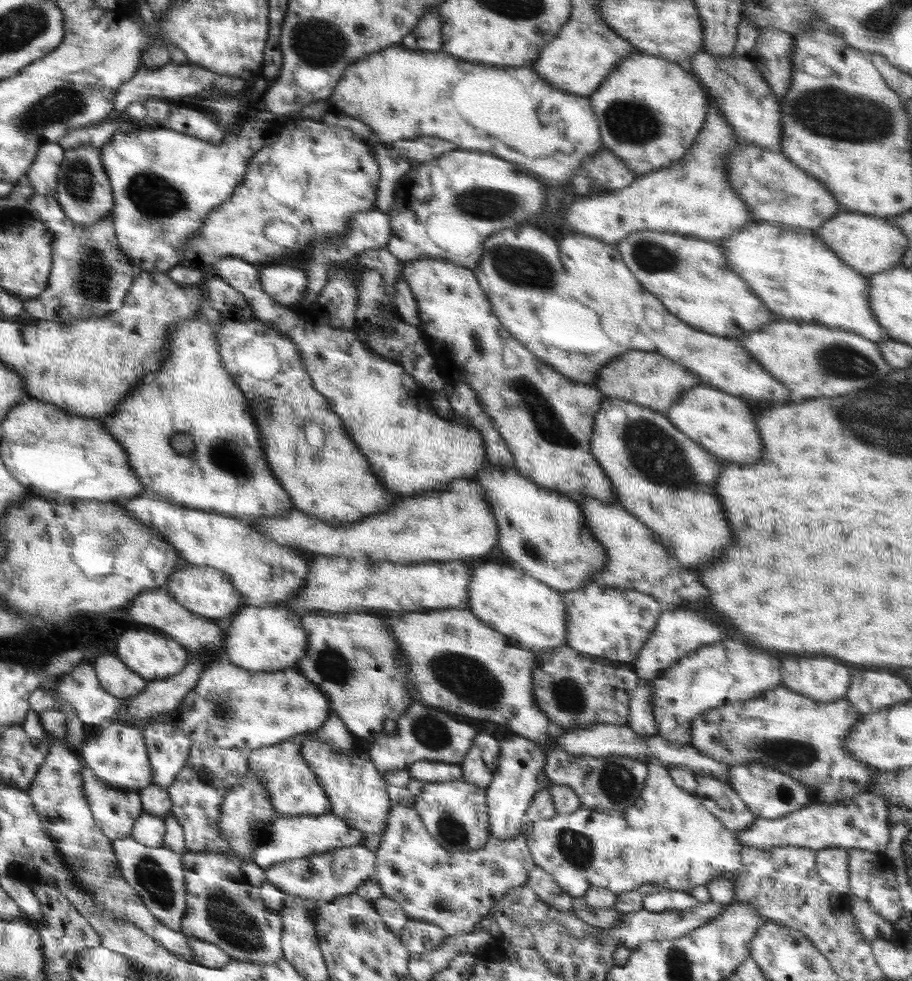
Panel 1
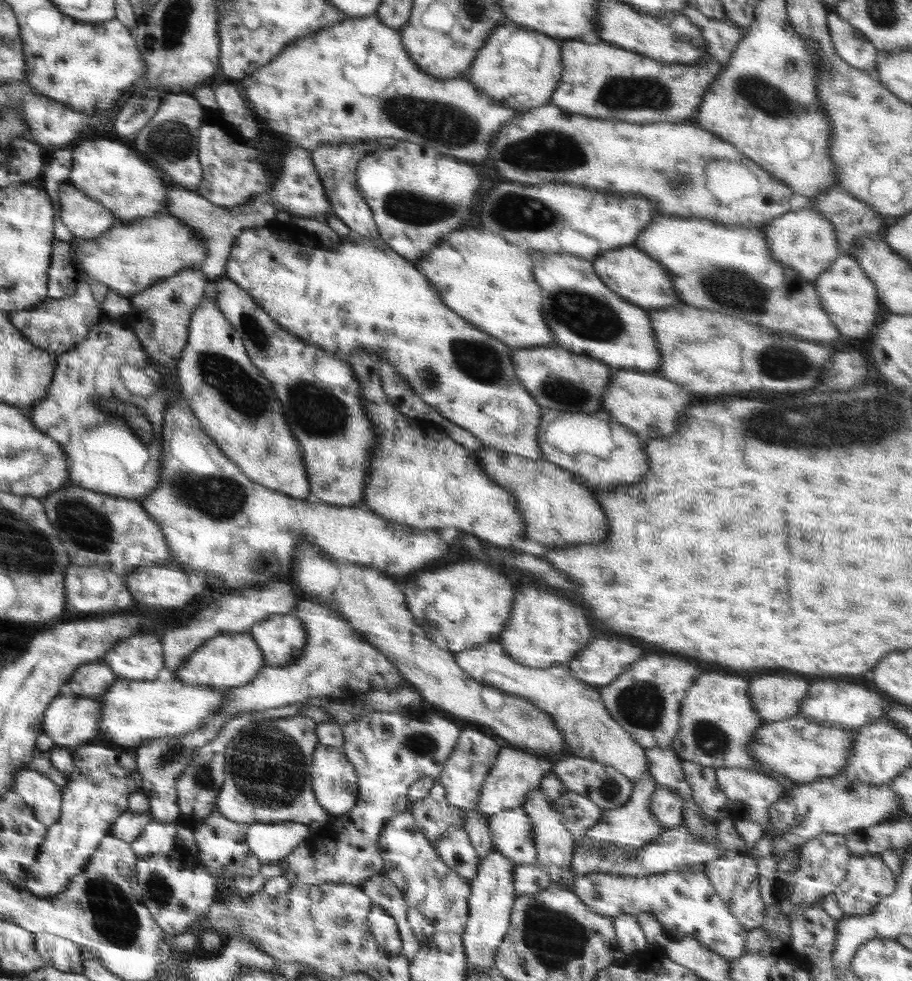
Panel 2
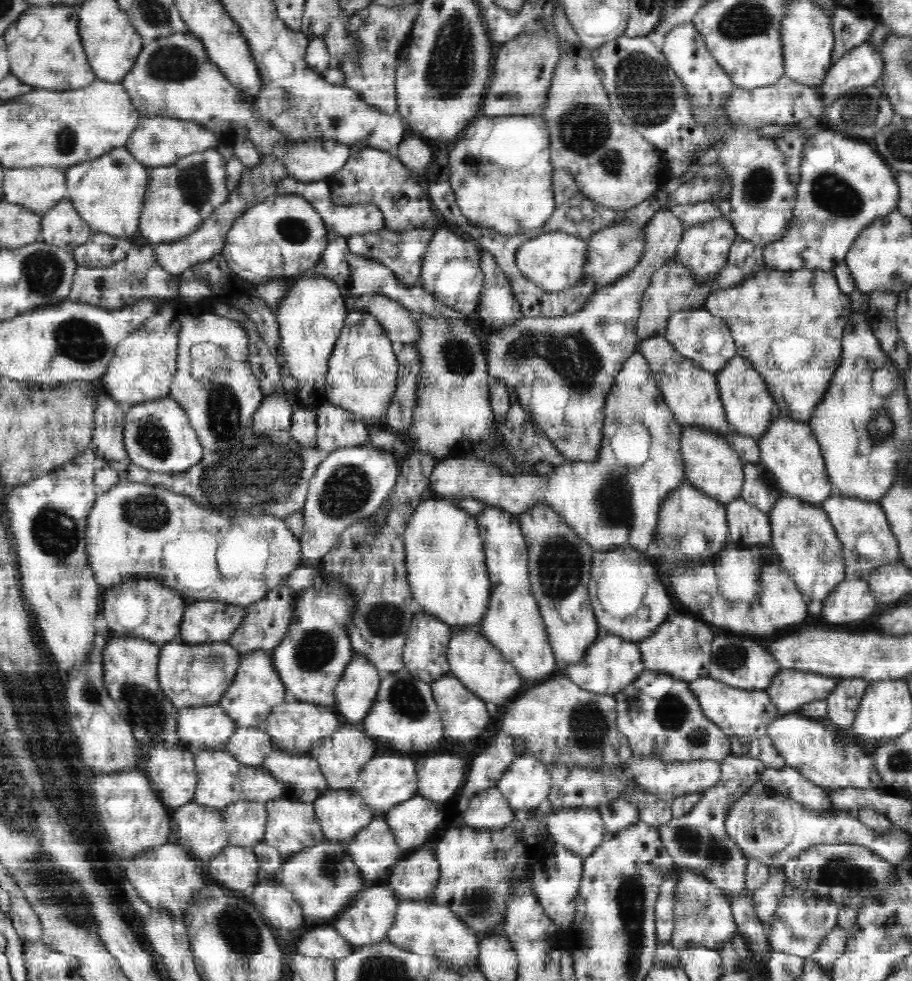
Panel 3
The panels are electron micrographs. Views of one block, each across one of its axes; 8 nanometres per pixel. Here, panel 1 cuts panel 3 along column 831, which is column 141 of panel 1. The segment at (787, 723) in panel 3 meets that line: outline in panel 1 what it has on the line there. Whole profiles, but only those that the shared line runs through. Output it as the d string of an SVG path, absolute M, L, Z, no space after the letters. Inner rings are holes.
M112 720L105 727L100 727L96 735L83 743L81 754L86 767L92 769L92 773L101 778L108 786L122 788L130 791L140 791L153 784L152 767L148 758L148 749L146 748L146 739L140 726L136 724L125 723L124 721Z

